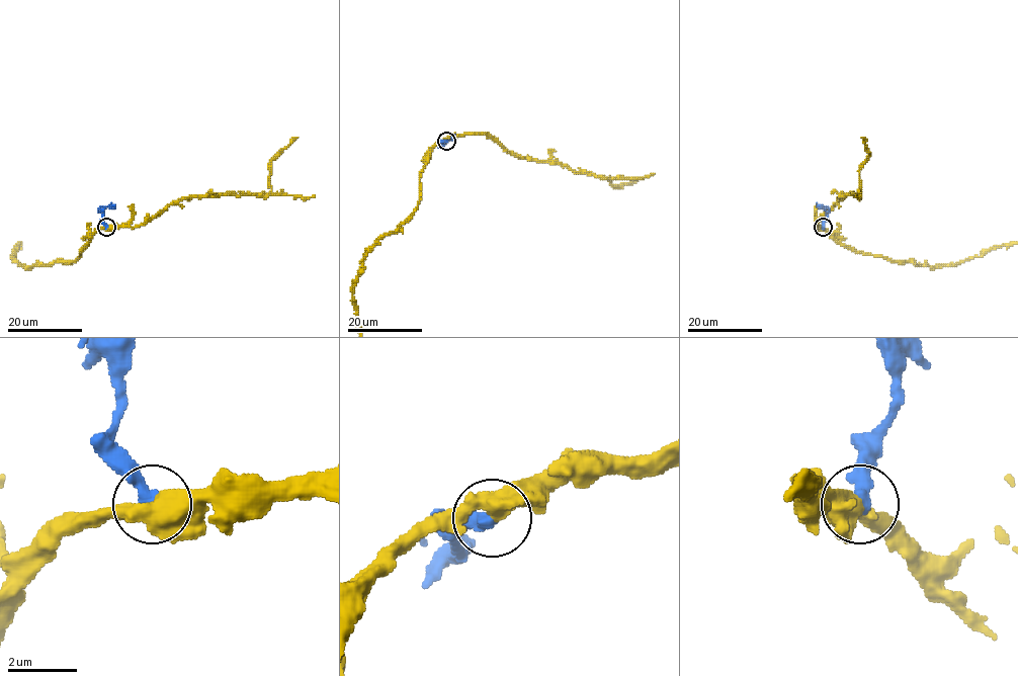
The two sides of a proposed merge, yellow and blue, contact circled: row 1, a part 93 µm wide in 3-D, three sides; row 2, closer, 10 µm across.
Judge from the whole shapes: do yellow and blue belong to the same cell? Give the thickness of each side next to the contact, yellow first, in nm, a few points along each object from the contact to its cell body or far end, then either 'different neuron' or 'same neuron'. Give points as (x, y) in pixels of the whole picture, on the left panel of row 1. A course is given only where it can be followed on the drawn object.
550 nm thick on the yellow side, 420 nm on the other; blue runs (106, 228), (102, 221), (103, 209), (115, 205); different neuron

